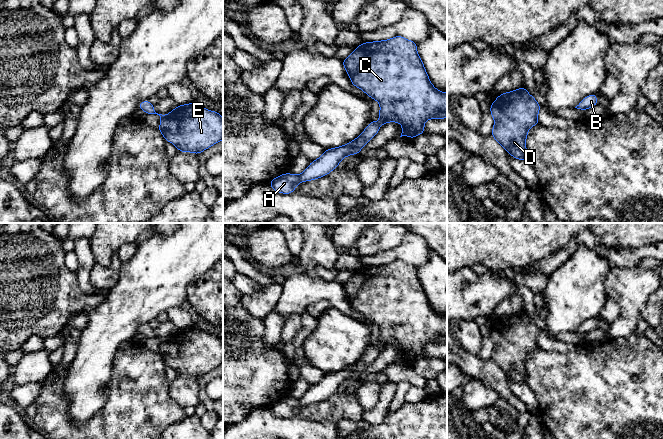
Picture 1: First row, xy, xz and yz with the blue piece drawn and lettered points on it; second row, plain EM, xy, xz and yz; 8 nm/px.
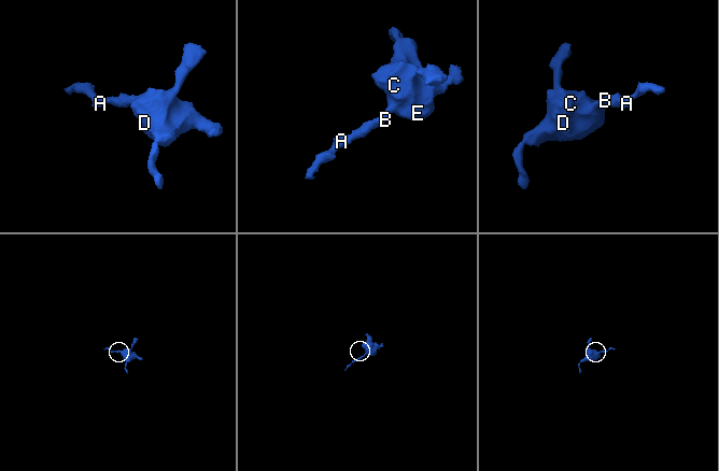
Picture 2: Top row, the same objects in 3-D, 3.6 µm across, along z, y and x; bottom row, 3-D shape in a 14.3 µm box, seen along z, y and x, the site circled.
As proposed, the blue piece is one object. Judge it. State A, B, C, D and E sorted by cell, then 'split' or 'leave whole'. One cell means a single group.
groups A B C D E; leave whole

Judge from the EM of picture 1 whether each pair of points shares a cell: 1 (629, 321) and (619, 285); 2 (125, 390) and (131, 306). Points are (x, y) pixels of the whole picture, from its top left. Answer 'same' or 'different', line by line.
1: same
2: different

